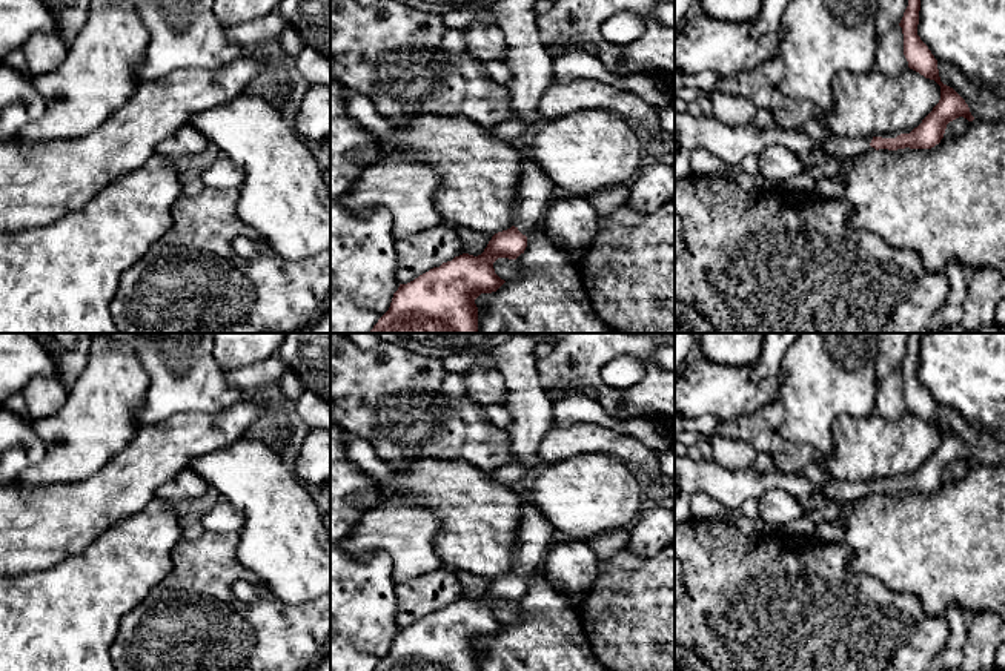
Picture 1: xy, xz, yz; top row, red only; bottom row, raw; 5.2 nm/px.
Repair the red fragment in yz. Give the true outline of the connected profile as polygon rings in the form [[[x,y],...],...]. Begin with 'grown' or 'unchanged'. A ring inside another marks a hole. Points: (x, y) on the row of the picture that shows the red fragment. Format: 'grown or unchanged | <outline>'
grown | [[[908,0],[908,6],[899,23],[904,34],[904,55],[908,68],[940,86],[940,100],[922,123],[911,132],[894,132],[879,137],[834,137],[830,135],[821,143],[822,158],[833,157],[839,161],[856,158],[871,150],[888,149],[931,149],[944,138],[947,124],[959,117],[973,121],[965,100],[939,77],[937,60],[928,46],[917,35],[920,0]]]

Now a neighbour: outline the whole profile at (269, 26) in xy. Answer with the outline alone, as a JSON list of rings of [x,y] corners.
[[[274,11],[267,15],[263,15],[257,20],[235,25],[227,31],[231,43],[249,48],[261,45],[267,40],[281,37],[281,32],[286,29],[287,21],[278,11]]]

